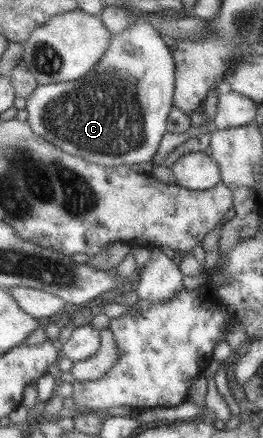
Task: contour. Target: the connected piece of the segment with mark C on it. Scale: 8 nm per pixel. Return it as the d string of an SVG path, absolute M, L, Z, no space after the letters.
M135 22L121 33L110 34L105 53L80 82L37 84L24 108L32 132L68 155L99 166L151 161L166 132L174 90L174 61L161 37L150 23Z

